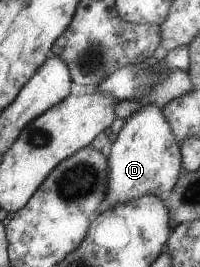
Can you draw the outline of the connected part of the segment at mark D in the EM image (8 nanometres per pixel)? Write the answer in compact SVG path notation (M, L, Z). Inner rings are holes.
M145 100L140 110L125 122L125 125L117 134L117 140L111 145L107 153L110 159L110 181L108 186L108 198L103 204L103 209L113 209L113 206L127 204L135 198L145 194L157 194L165 198L165 194L171 194L181 177L181 154L179 144L175 142L176 134L172 124L169 123L166 112L161 112L157 104Z

